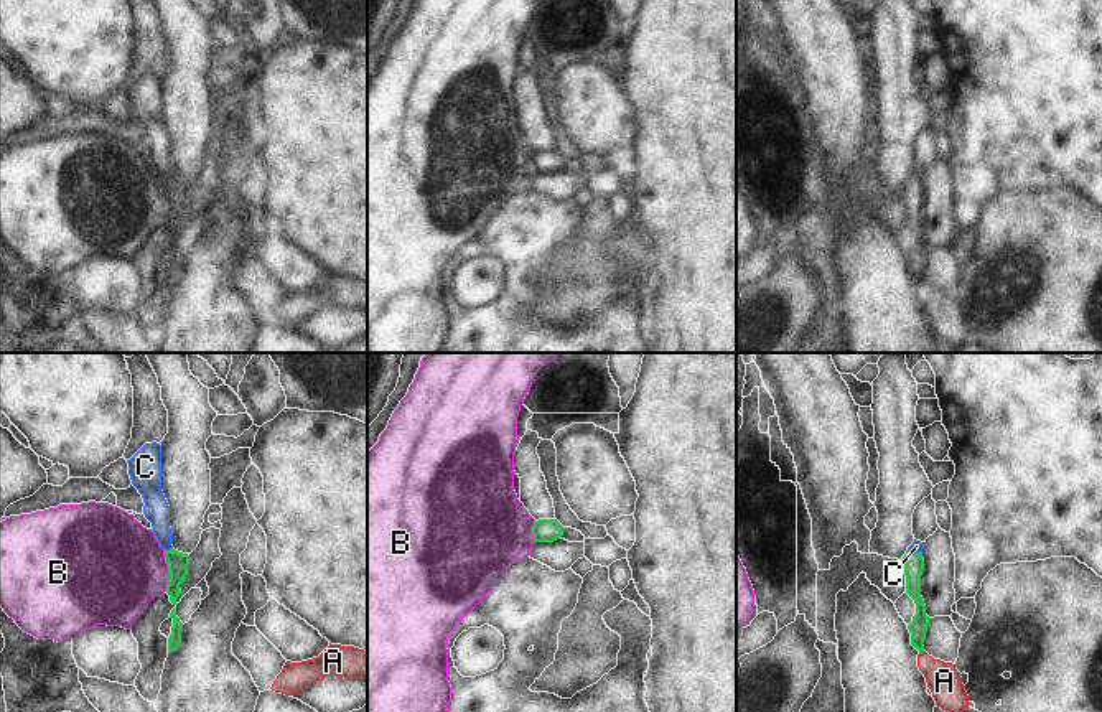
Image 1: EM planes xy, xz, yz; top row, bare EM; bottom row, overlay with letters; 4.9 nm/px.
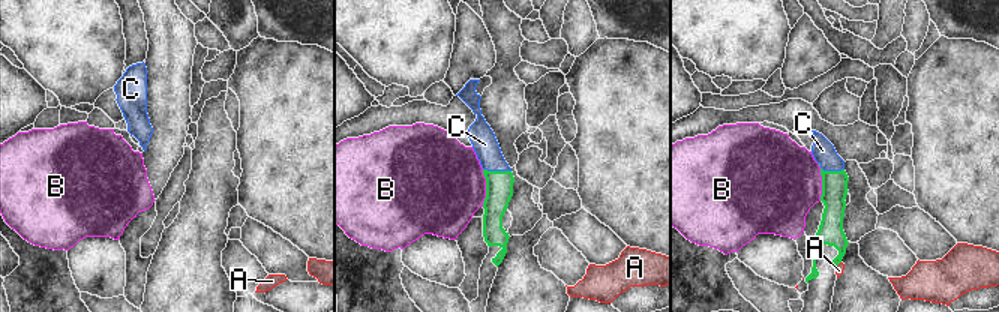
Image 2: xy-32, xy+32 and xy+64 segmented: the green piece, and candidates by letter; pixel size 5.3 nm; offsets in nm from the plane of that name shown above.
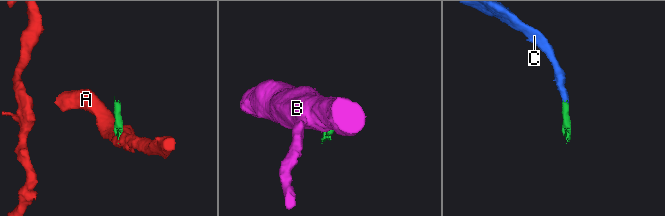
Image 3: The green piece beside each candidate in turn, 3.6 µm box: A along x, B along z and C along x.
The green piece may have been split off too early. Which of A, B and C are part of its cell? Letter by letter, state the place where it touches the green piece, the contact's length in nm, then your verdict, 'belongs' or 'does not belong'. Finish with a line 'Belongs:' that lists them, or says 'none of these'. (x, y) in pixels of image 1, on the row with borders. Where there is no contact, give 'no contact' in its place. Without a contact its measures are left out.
A: contact yz (921, 650); length 30 nm; does not belong
B: contact xy (168, 569); length 200 nm; does not belong
C: contact yz (913, 554); length 80 nm; belongs
Belongs: C

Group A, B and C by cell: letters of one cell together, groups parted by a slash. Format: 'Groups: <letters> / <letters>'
Groups: A / B / C

